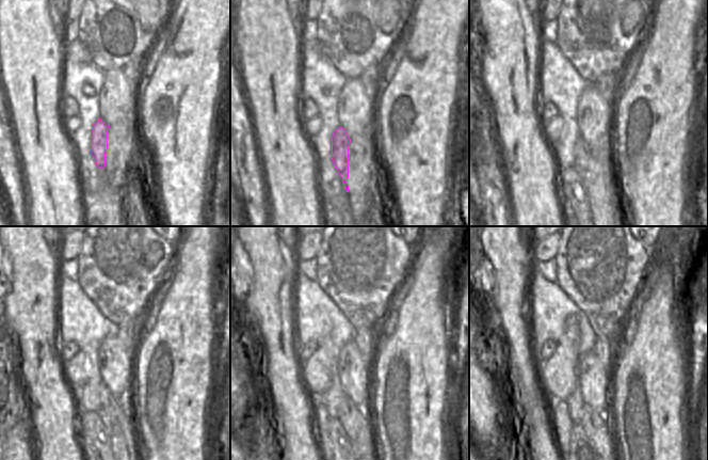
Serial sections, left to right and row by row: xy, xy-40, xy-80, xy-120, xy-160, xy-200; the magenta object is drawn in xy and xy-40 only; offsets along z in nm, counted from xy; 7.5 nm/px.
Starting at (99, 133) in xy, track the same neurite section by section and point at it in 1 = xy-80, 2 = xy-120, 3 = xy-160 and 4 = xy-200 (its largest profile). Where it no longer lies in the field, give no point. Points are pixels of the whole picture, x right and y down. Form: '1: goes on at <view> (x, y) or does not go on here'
1: goes on at xy-80 (582, 153)
2: goes on at xy-120 (108, 410)
3: goes on at xy-160 (355, 421)
4: goes on at xy-200 (594, 423)

